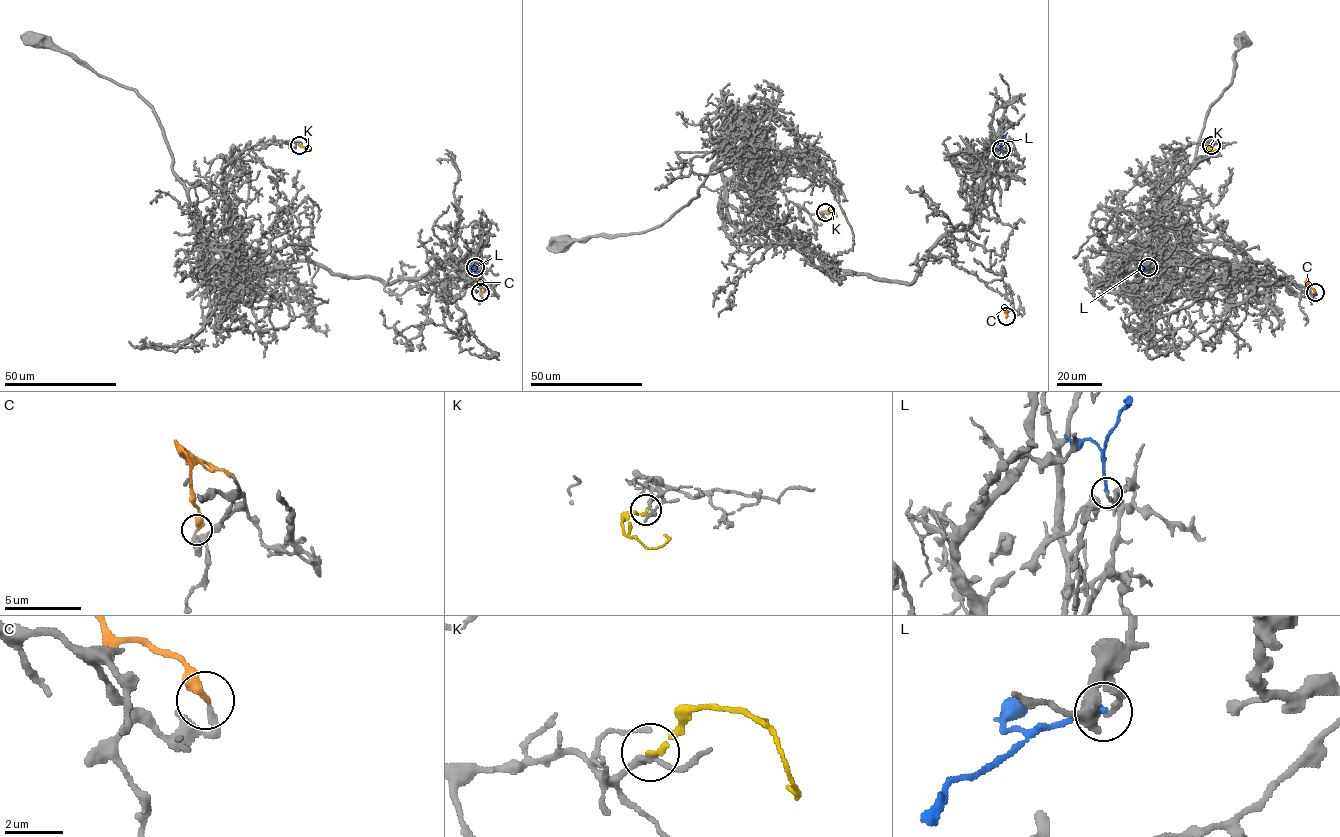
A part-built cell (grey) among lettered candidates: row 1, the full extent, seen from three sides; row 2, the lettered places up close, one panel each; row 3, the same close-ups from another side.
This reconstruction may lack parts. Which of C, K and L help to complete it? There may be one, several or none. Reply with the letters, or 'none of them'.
C

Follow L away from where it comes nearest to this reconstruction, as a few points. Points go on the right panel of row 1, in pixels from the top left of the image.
L: (1148, 267), (1135, 276)

